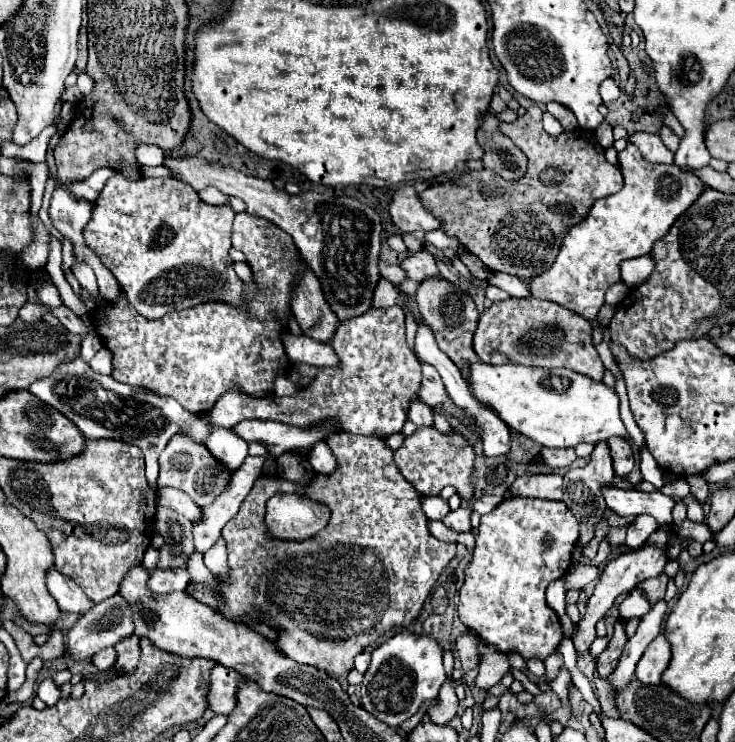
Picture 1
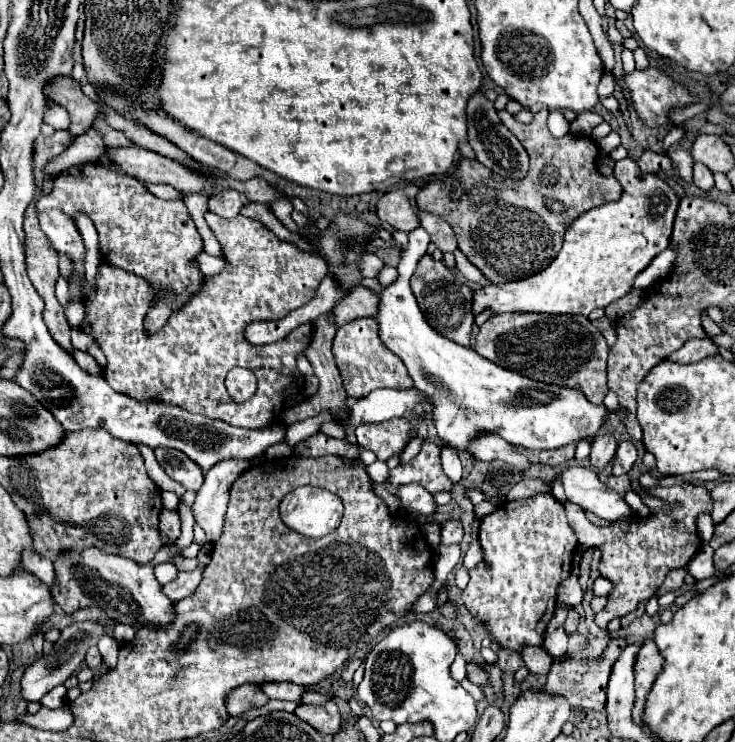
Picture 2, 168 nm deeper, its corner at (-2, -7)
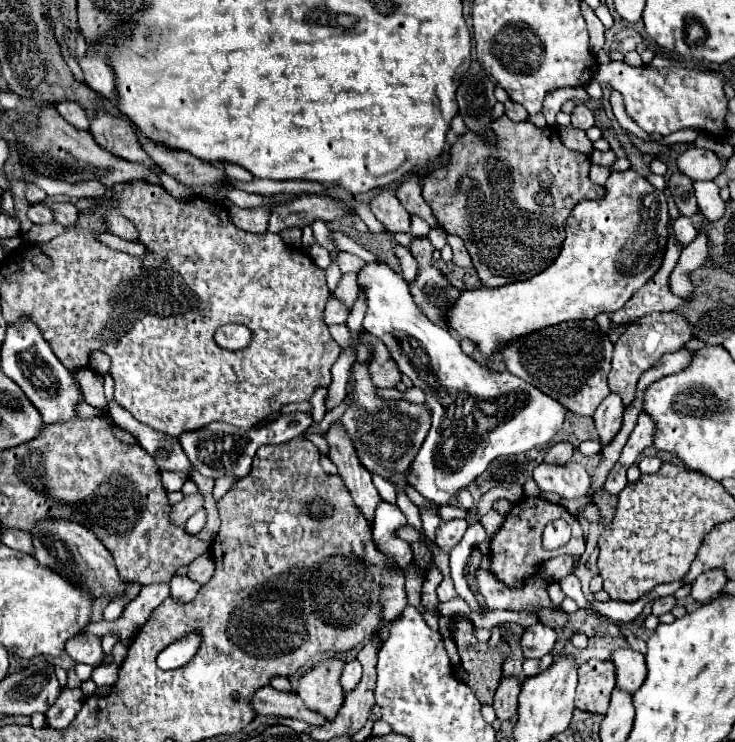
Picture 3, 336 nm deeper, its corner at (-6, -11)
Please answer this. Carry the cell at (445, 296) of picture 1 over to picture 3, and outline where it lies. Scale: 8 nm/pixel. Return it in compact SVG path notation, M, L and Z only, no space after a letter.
M428 238L412 240L410 252L418 260L418 274L410 286L414 302L418 304L422 314L428 316L434 324L450 330L446 312L460 298L460 290L454 288L446 280L446 276L432 264L434 248L432 248Z

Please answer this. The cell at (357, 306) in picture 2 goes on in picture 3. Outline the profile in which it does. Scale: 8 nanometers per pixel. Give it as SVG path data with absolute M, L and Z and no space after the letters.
M332 296L326 304L326 310L324 310L324 322L330 326L330 324L346 324L350 316L350 308L338 300L336 296Z

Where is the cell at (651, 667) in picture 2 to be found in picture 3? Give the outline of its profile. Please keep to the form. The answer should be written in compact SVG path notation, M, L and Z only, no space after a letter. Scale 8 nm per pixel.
M616 650L612 656L612 662L616 666L616 676L618 676L618 688L636 692L644 680L646 680L646 660L644 654L636 650Z

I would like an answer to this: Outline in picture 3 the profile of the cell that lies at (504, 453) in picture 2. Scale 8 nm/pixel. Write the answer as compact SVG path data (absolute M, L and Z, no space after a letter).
M568 462L564 466L552 466L552 464L538 464L534 468L534 480L540 488L540 494L554 492L562 498L572 498L572 500L588 500L594 502L596 492L592 492L592 478L586 472L582 464Z

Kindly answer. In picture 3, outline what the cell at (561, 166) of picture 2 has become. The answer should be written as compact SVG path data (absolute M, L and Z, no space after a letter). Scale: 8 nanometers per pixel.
M502 116L494 122L494 132L498 136L498 148L486 148L474 132L466 132L450 148L450 164L430 172L422 186L422 196L436 214L440 226L448 234L458 234L464 240L466 250L472 256L472 264L482 284L488 288L528 280L546 270L562 250L566 238L564 224L574 206L582 200L598 200L606 194L604 186L594 184L588 176L592 166L590 158L568 150L556 128L536 128L528 120L512 122L508 116Z

